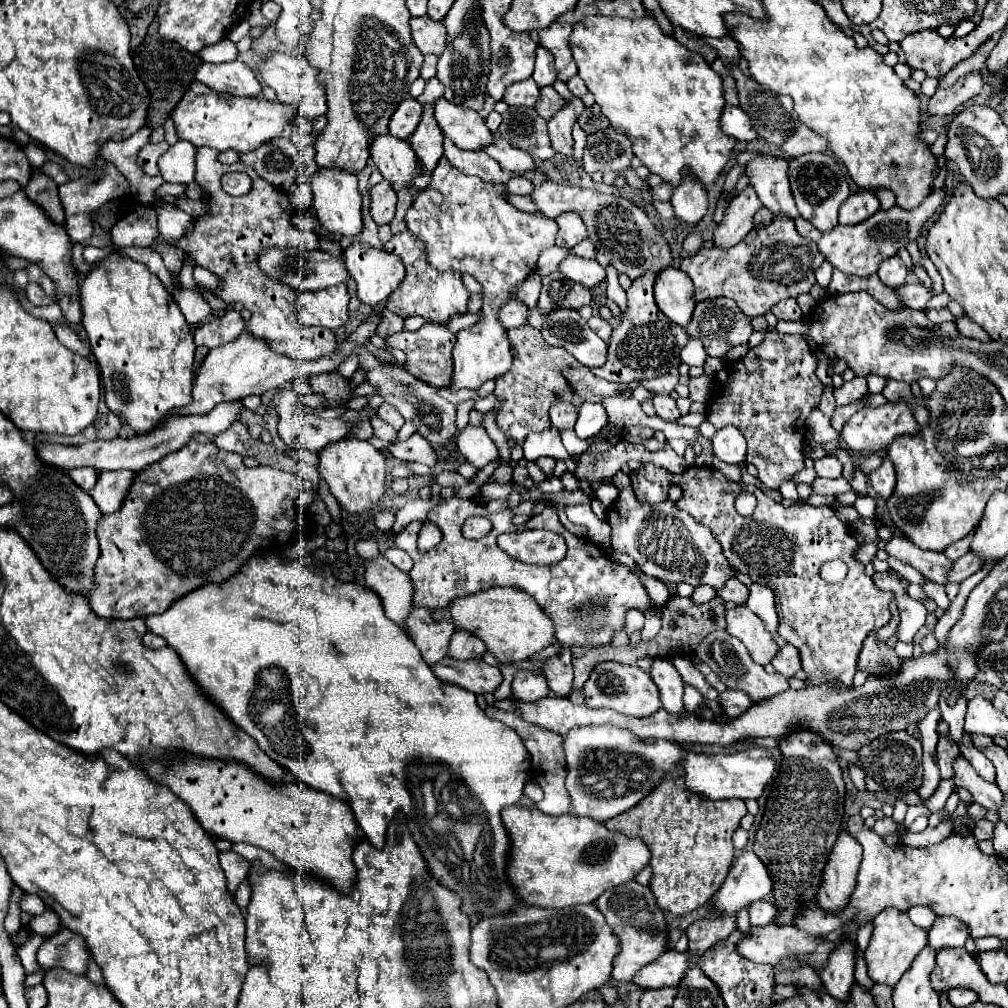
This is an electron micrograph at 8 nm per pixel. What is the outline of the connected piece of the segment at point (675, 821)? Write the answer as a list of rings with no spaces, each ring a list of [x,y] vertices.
[[[665,778],[639,806],[607,820],[605,826],[625,832],[631,838],[637,836],[649,846],[653,854],[649,862],[653,868],[651,890],[657,896],[657,904],[665,912],[687,914],[703,906],[723,884],[735,858],[731,836],[745,814],[747,808],[743,800],[725,798],[723,802],[707,802],[707,798],[685,790],[683,778]]]

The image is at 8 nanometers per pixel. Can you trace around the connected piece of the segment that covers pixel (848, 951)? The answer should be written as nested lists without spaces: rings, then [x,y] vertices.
[[[843,940],[839,946],[835,946],[835,950],[831,950],[831,958],[819,974],[827,992],[839,1000],[845,1000],[849,996],[849,988],[853,986],[855,954],[857,944],[853,940]]]

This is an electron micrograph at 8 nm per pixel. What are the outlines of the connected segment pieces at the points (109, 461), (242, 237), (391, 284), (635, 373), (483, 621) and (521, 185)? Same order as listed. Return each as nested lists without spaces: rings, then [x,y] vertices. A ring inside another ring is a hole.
[[[233,400],[233,402],[223,402],[217,404],[209,414],[201,414],[201,416],[167,416],[167,420],[163,420],[157,430],[151,430],[149,434],[141,434],[141,436],[133,436],[133,438],[111,438],[111,440],[93,440],[93,442],[85,442],[79,446],[61,446],[61,444],[37,444],[37,452],[39,458],[43,458],[43,462],[61,468],[61,470],[71,470],[71,468],[79,468],[79,466],[93,466],[97,470],[143,470],[145,466],[159,462],[163,456],[167,456],[169,452],[175,452],[179,448],[183,448],[191,436],[195,434],[205,434],[205,436],[215,436],[225,432],[233,420],[239,420],[243,410],[243,402],[241,400]]]
[[[199,148],[197,150],[197,162],[195,162],[195,182],[211,196],[209,206],[213,216],[197,218],[195,230],[187,236],[183,236],[177,246],[189,254],[193,254],[195,262],[207,270],[211,270],[221,280],[221,288],[217,290],[217,296],[225,302],[243,302],[243,306],[251,312],[251,318],[247,320],[245,330],[249,330],[253,336],[263,338],[271,350],[285,354],[289,358],[297,360],[319,360],[321,356],[337,354],[339,342],[333,330],[327,328],[309,328],[303,326],[297,318],[297,294],[283,286],[281,282],[275,282],[267,276],[263,276],[255,264],[257,254],[263,248],[269,246],[301,246],[303,244],[303,232],[293,228],[289,212],[291,206],[287,202],[287,194],[267,184],[263,178],[255,174],[249,166],[243,162],[235,162],[231,166],[223,166],[217,162],[217,150],[211,148]],[[229,172],[245,172],[253,180],[251,192],[245,196],[231,196],[221,188],[223,174]]]
[[[351,244],[343,252],[343,260],[357,282],[359,300],[369,306],[383,304],[405,278],[403,262],[397,256],[375,250],[369,244]]]
[[[647,272],[637,280],[633,280],[633,286],[627,290],[627,310],[621,318],[621,324],[613,330],[609,338],[609,358],[603,366],[591,368],[591,372],[597,374],[597,378],[631,384],[633,380],[663,376],[671,368],[677,368],[681,364],[679,352],[685,348],[689,336],[681,326],[675,326],[675,322],[671,322],[657,308],[653,300],[655,278],[657,274]]]
[[[489,588],[479,594],[457,598],[449,606],[451,618],[457,628],[465,628],[479,636],[487,650],[503,664],[521,662],[545,650],[555,640],[555,628],[541,606],[523,590],[515,588]]]
[[[513,176],[513,178],[505,184],[505,188],[507,188],[507,192],[511,192],[511,194],[521,194],[521,196],[525,196],[525,194],[529,194],[535,186],[533,186],[529,180],[525,180],[525,178]]]

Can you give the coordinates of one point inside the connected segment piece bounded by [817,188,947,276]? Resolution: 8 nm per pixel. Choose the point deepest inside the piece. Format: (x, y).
(860, 249)

